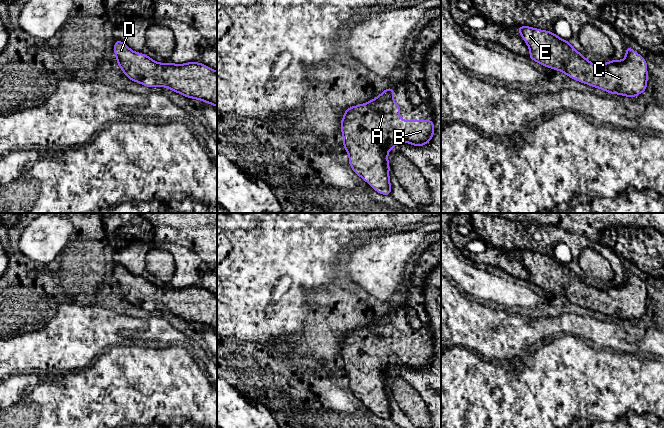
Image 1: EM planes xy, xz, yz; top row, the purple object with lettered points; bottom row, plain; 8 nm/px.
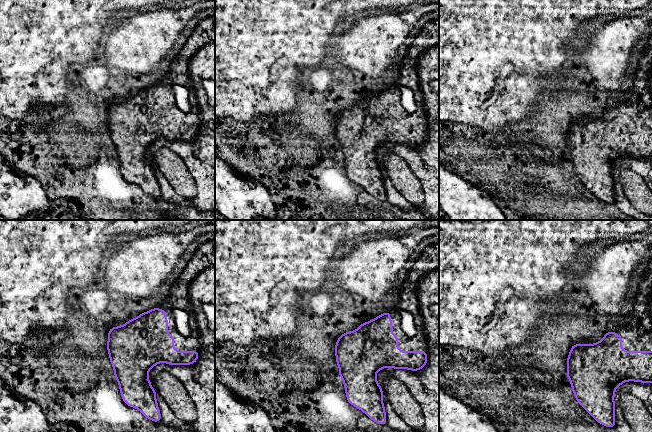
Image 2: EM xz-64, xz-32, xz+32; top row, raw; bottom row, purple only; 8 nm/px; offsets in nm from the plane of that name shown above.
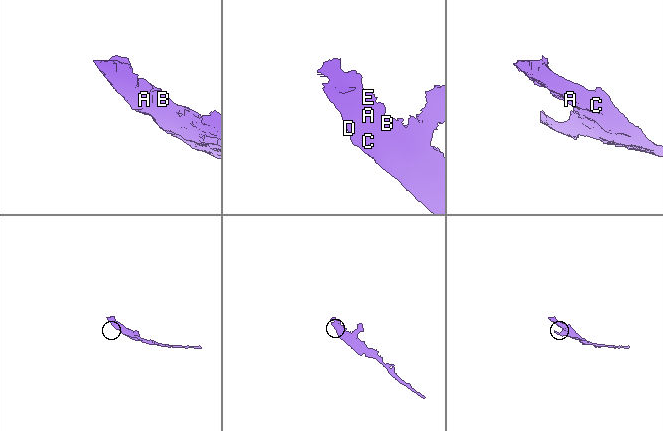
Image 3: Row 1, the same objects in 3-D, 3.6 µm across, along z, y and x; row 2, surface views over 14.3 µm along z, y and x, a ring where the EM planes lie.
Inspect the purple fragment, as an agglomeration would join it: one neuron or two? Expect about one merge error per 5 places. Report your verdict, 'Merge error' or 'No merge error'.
No merge error

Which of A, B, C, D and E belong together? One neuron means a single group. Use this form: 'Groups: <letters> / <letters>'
Groups: A B C D E

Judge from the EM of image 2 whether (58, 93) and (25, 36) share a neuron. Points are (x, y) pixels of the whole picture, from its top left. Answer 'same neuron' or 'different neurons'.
same neuron

